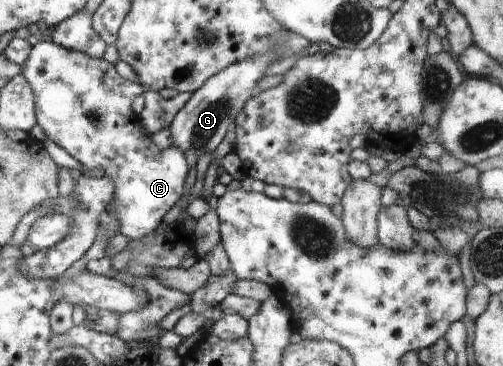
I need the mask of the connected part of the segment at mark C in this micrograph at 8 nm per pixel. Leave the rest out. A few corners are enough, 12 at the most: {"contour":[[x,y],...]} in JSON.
{"contour":[[40,39],[37,125],[113,179],[118,232],[153,233],[189,165],[141,131],[141,85]]}

